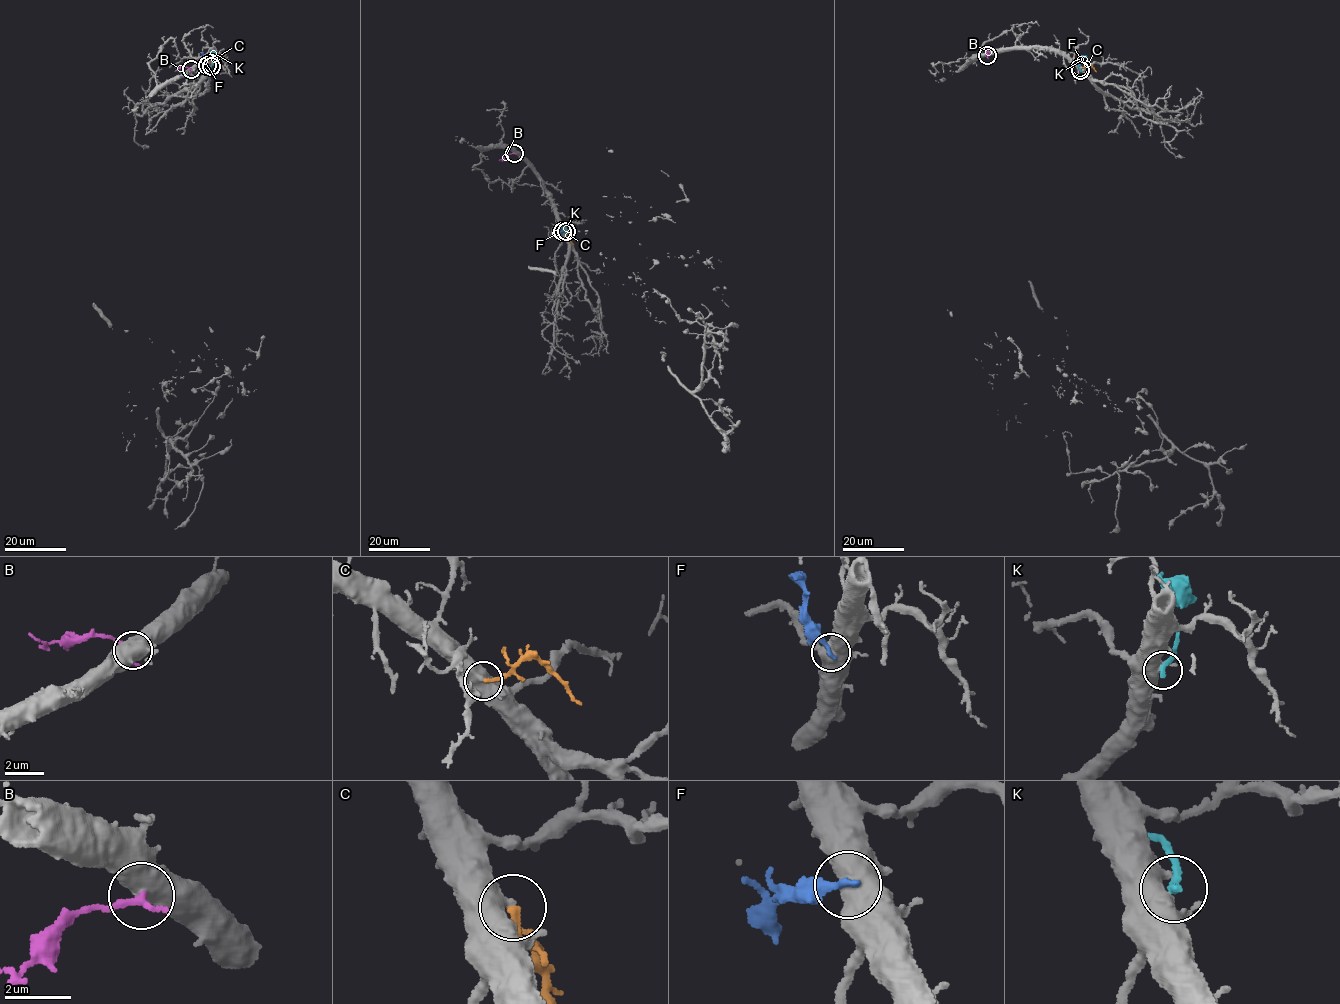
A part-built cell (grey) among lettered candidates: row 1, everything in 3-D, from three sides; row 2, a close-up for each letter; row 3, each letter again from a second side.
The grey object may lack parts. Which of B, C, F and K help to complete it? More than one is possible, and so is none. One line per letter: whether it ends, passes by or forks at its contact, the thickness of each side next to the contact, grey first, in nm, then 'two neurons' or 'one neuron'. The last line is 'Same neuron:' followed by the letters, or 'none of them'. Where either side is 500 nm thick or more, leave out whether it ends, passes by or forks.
B: calibres 750 and 240 nm; two neurons
C: calibres 600 and 220 nm; one neuron
F: calibres 800 and 260 nm; two neurons
K: calibres 500 and 260 nm; two neurons
Same neuron: C

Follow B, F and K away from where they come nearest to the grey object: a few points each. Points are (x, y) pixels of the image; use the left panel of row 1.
B: (191, 69), (174, 66)
F: (207, 65), (201, 53)
K: (211, 66), (211, 52), (216, 55)

